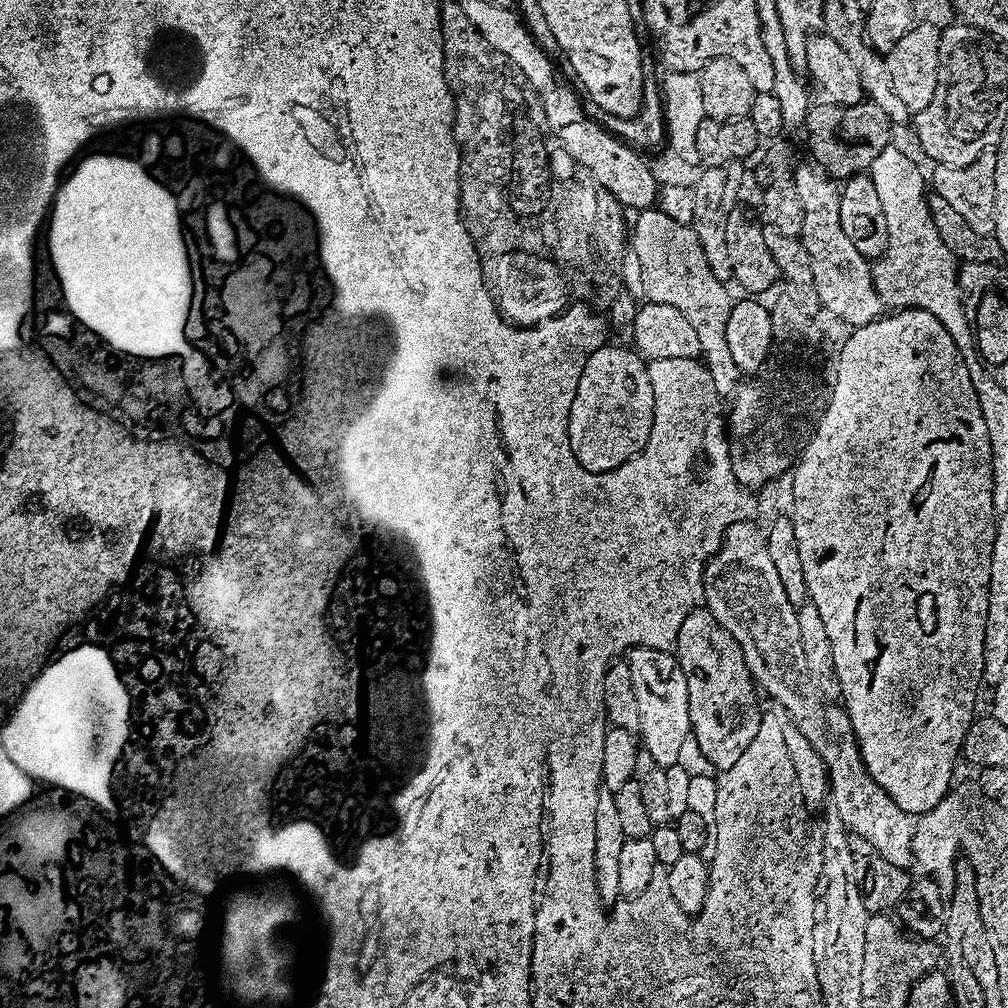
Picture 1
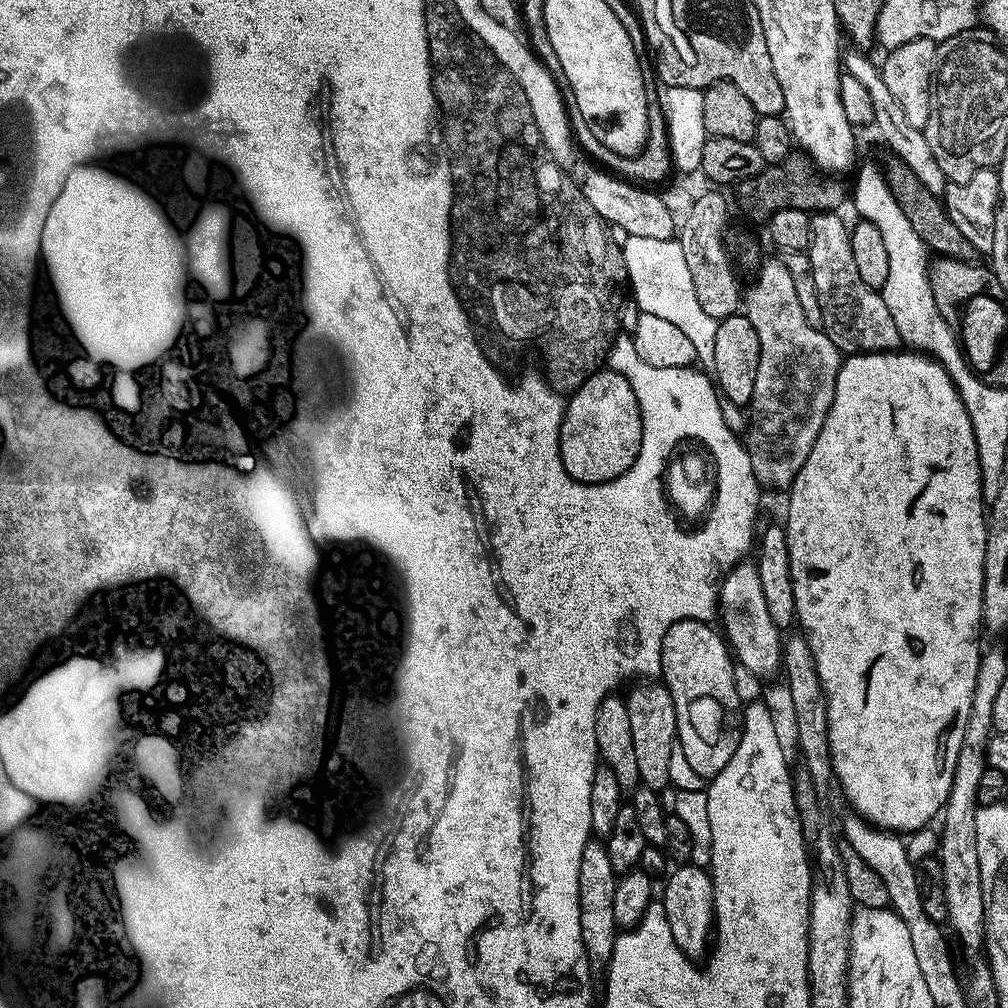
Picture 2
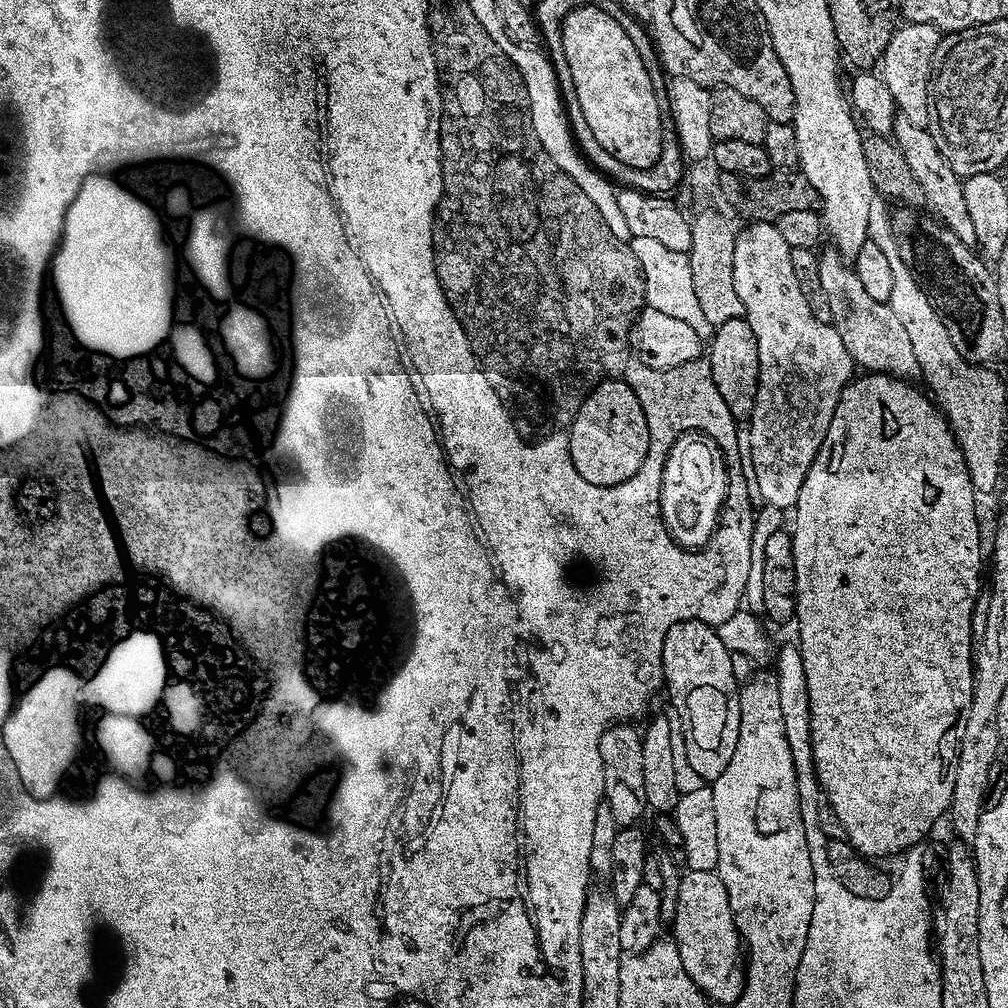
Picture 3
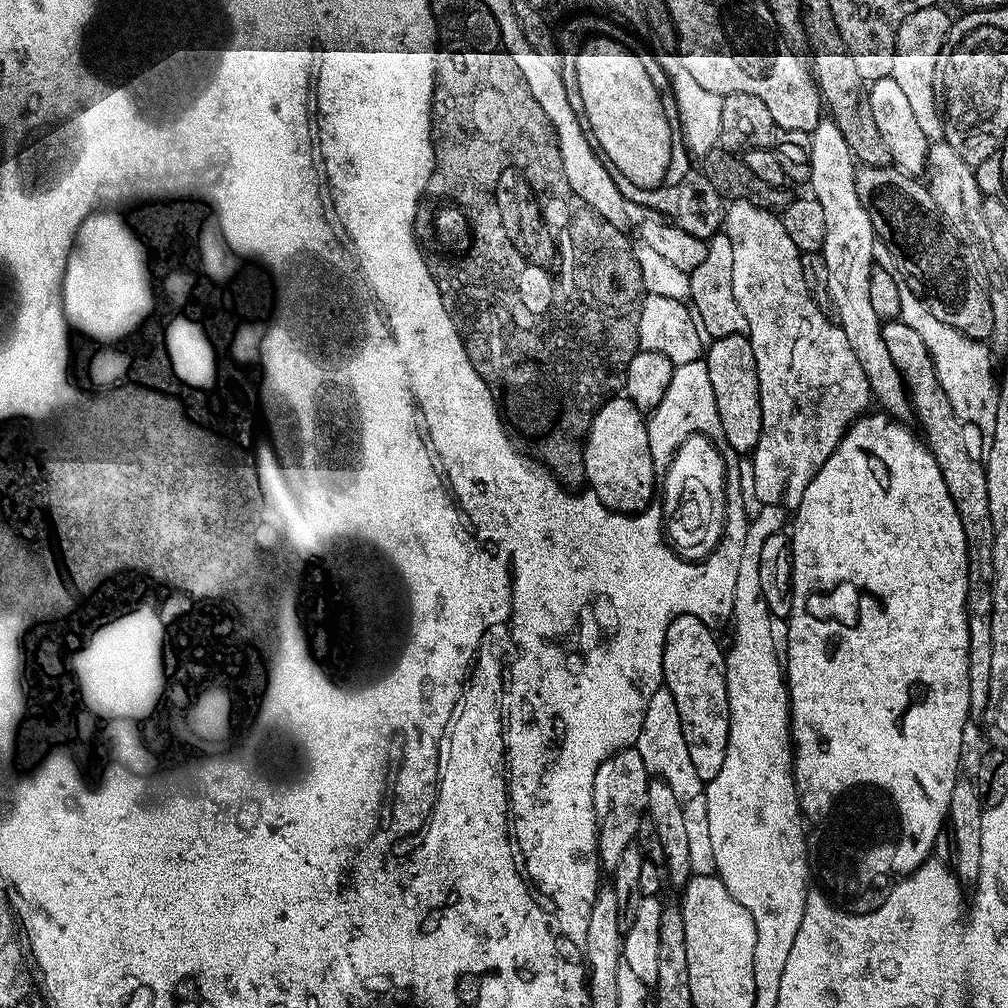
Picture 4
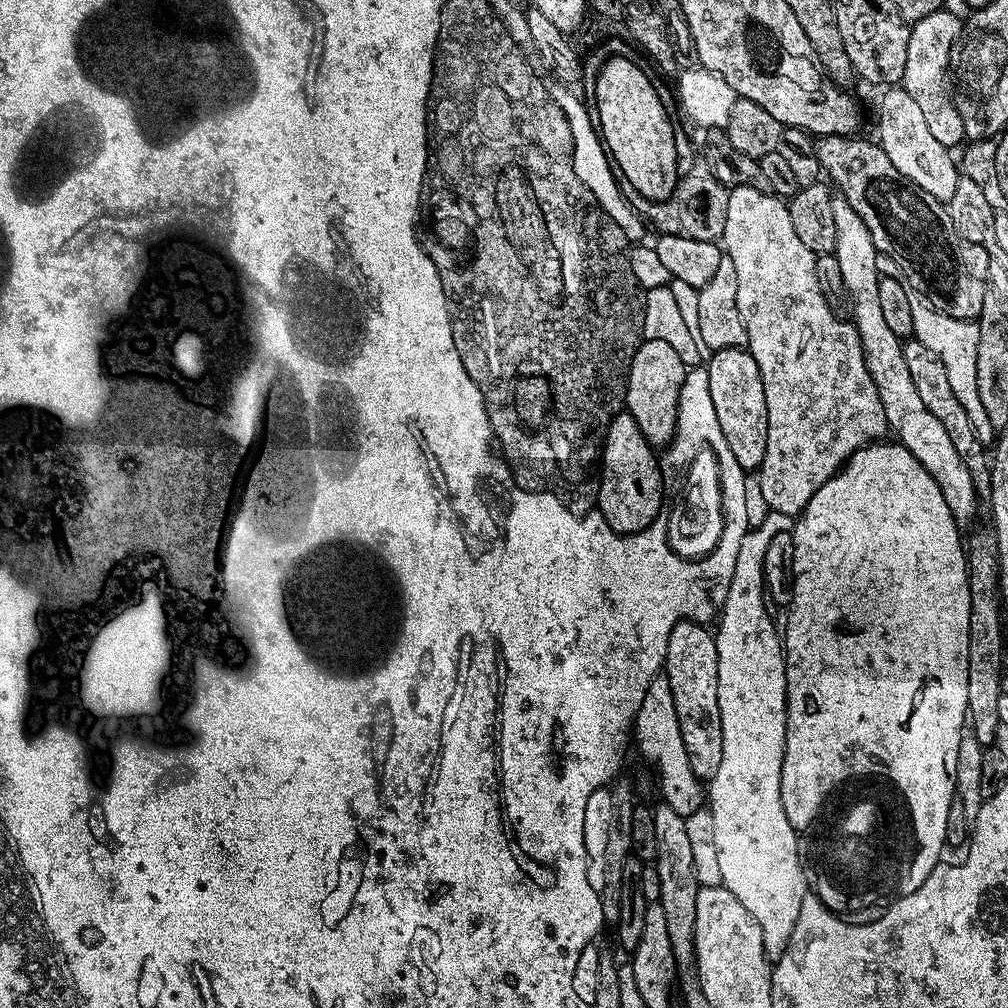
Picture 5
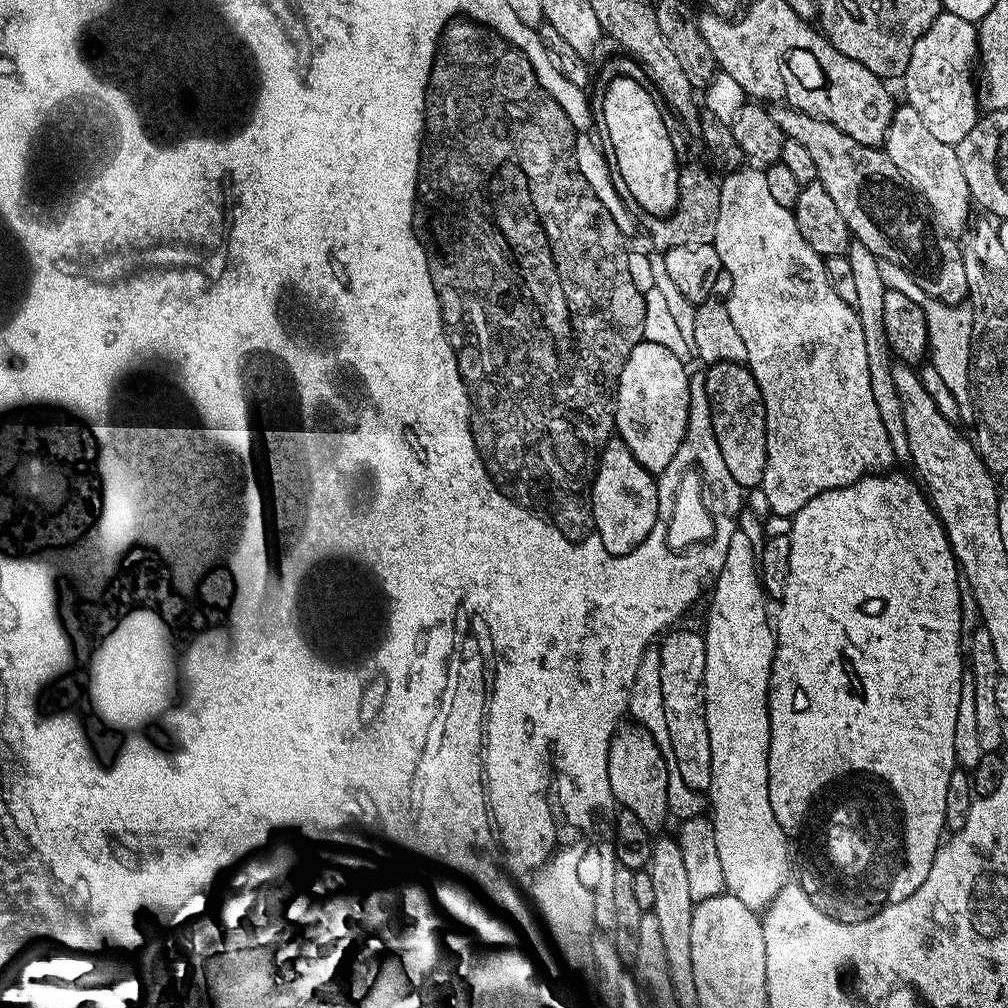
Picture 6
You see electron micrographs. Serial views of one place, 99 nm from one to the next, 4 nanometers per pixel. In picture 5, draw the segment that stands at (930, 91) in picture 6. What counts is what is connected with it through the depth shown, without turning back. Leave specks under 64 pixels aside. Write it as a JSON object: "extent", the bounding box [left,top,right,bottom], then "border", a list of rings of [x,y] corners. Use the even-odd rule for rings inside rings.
{"extent":[902,10,965,149],"border":[[[941,10],[926,14],[922,22],[918,22],[910,34],[910,42],[906,50],[906,70],[902,87],[908,91],[910,97],[918,102],[923,117],[926,118],[927,129],[938,138],[938,142],[946,149],[955,149],[959,140],[965,139],[962,118],[956,109],[956,103],[952,100],[950,91],[950,54],[960,36],[962,27],[961,17],[956,17],[949,10]]]}

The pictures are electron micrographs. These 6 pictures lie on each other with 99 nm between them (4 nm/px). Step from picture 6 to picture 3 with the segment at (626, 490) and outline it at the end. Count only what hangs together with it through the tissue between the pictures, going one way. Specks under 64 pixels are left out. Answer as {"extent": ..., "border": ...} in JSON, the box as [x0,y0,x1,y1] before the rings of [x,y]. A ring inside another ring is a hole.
{"extent":[566,378,650,488],"border":[[[623,378],[604,380],[593,388],[567,432],[566,454],[572,459],[572,471],[596,488],[618,488],[622,482],[635,480],[650,446],[650,426],[646,426],[642,402]]]}

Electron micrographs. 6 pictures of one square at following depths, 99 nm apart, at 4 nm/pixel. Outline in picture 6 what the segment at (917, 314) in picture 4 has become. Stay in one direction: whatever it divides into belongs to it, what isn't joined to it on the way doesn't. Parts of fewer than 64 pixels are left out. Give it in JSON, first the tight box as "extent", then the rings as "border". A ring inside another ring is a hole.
{"extent":[880,261,974,422],"border":[[[880,261],[882,270],[882,282],[890,290],[906,294],[906,298],[914,298],[918,306],[926,314],[926,326],[928,327],[928,351],[930,362],[938,370],[938,375],[950,386],[950,394],[958,401],[960,420],[964,422],[974,421],[974,406],[972,405],[972,389],[968,386],[968,367],[972,361],[972,309],[968,306],[947,304],[922,290],[914,282],[912,274],[902,266],[894,266],[894,262]]]}

